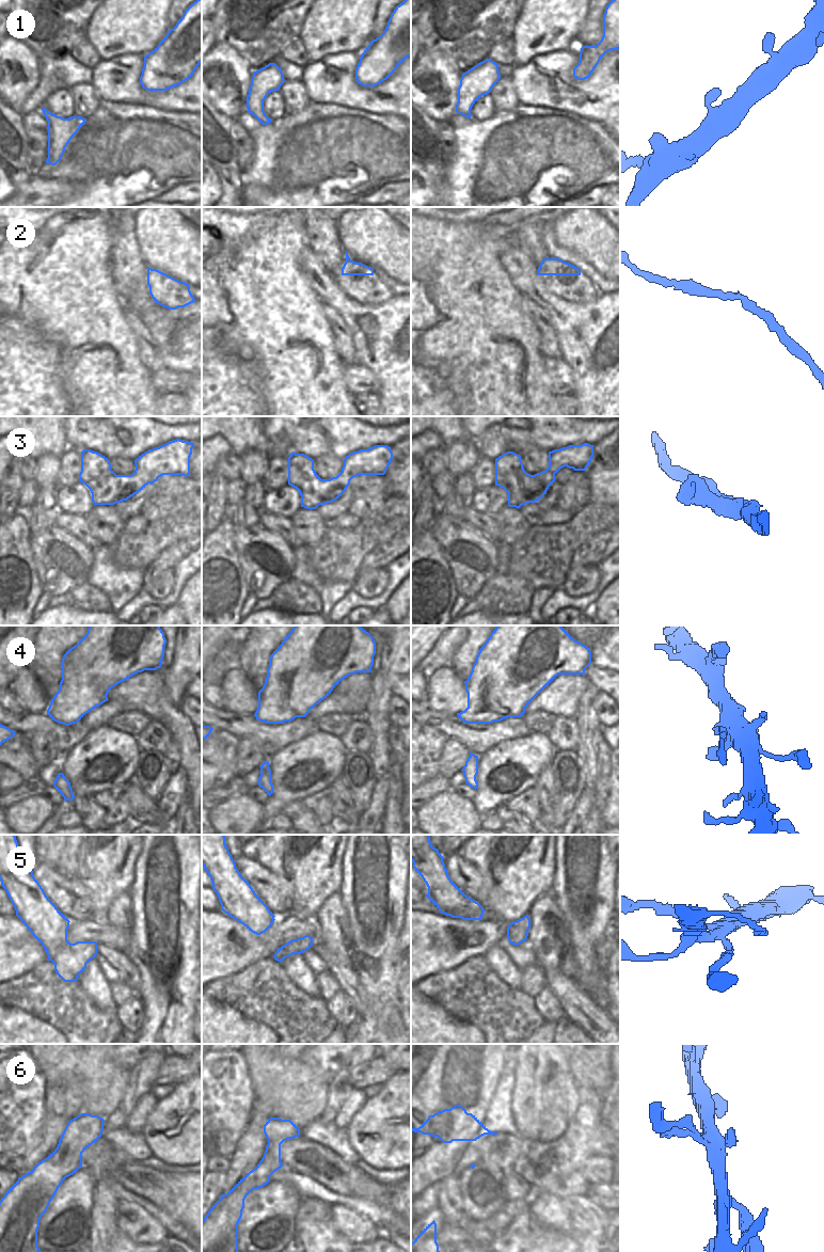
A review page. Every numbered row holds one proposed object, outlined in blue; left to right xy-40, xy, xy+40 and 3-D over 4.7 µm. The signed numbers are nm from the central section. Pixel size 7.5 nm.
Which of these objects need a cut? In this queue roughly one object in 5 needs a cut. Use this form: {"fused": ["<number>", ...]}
{"fused": []}

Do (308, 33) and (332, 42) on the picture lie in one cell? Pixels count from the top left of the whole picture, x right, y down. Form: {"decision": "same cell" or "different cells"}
{"decision": "same cell"}

